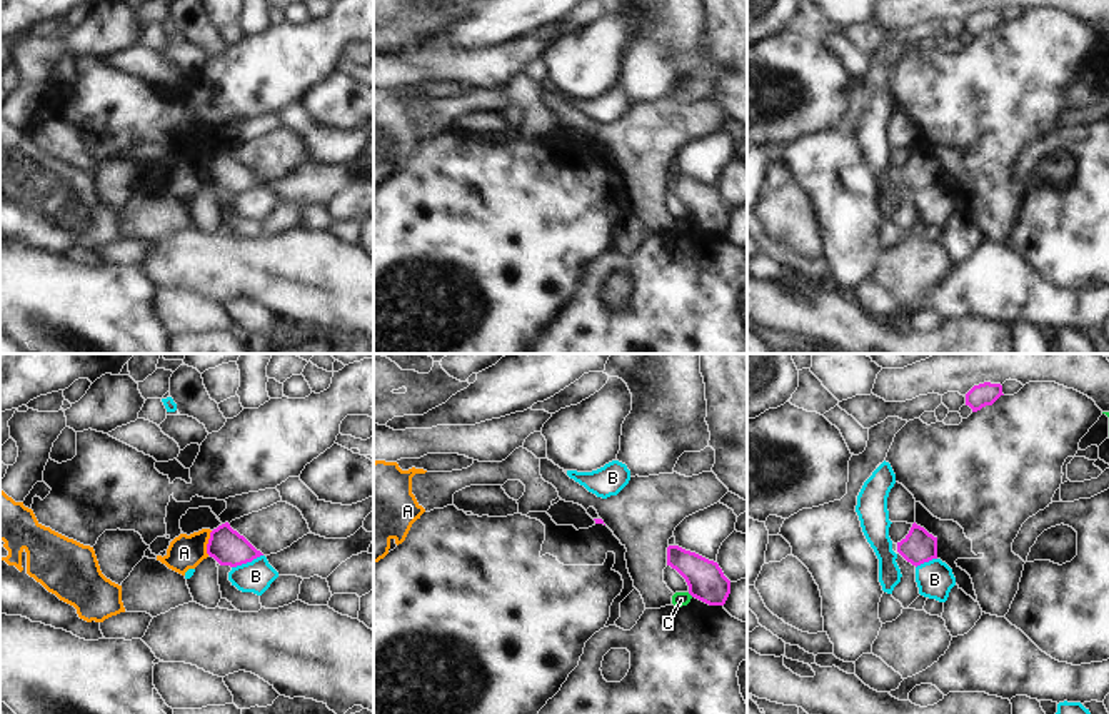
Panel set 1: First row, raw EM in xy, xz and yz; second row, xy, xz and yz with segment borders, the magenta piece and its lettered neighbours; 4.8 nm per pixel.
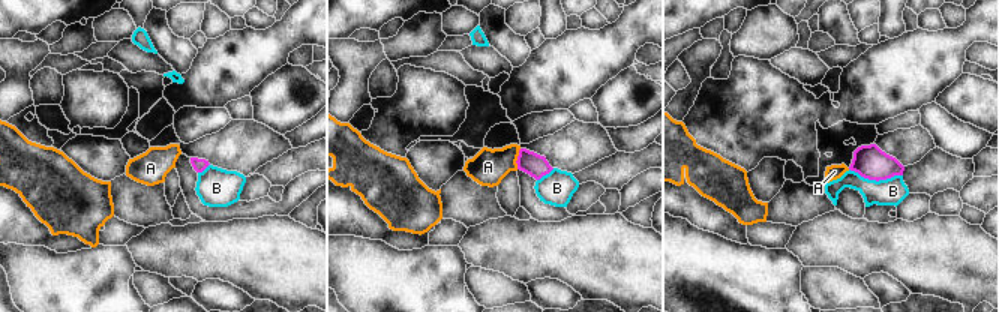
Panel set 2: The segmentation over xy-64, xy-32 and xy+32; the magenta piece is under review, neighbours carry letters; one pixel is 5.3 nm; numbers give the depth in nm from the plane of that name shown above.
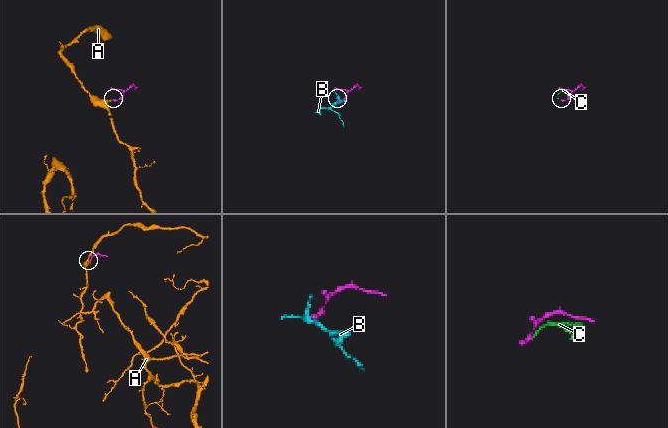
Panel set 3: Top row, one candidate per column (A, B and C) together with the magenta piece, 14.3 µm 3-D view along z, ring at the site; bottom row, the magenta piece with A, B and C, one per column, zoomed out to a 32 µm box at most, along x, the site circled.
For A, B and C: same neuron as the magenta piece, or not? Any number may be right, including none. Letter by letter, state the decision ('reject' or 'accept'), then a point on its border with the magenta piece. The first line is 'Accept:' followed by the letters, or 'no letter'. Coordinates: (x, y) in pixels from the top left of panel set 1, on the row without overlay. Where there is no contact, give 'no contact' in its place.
Accept: no letter
A: reject | xy (209, 169)
B: reject | xy (247, 187)
C: reject | xz (691, 221)

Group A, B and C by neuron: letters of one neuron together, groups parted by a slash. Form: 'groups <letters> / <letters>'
groups A / B / C

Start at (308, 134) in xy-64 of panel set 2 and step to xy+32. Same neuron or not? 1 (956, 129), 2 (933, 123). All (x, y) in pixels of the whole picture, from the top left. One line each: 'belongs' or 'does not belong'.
1: belongs
2: belongs

